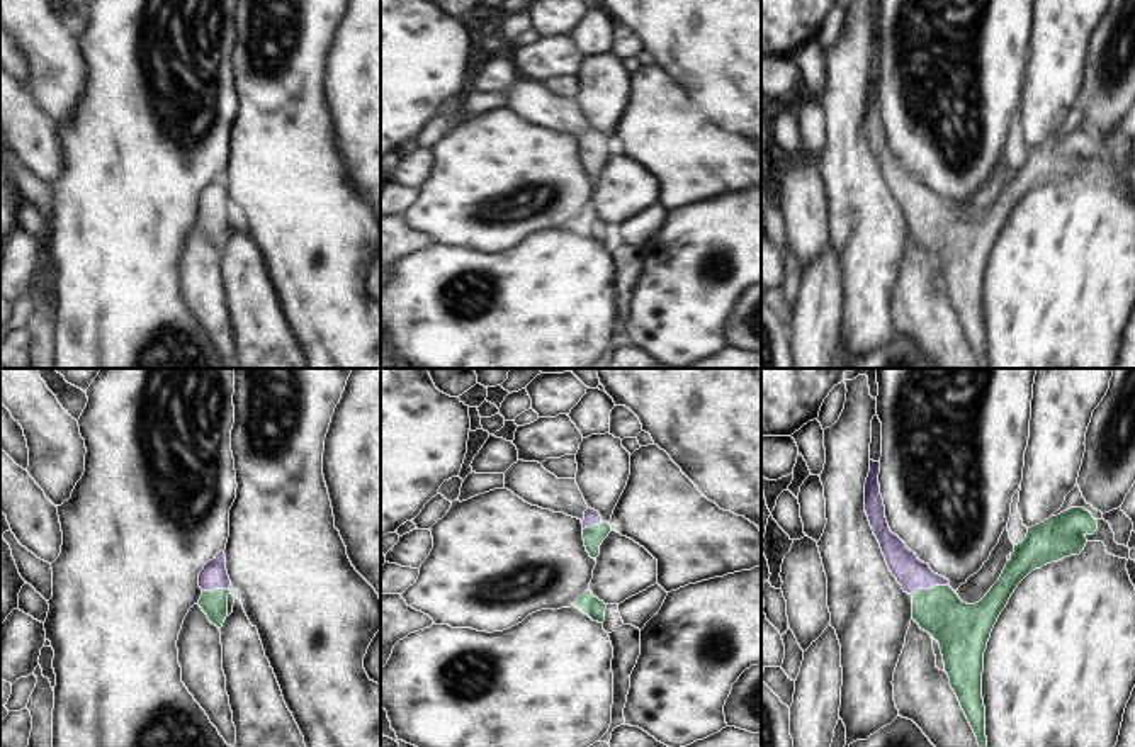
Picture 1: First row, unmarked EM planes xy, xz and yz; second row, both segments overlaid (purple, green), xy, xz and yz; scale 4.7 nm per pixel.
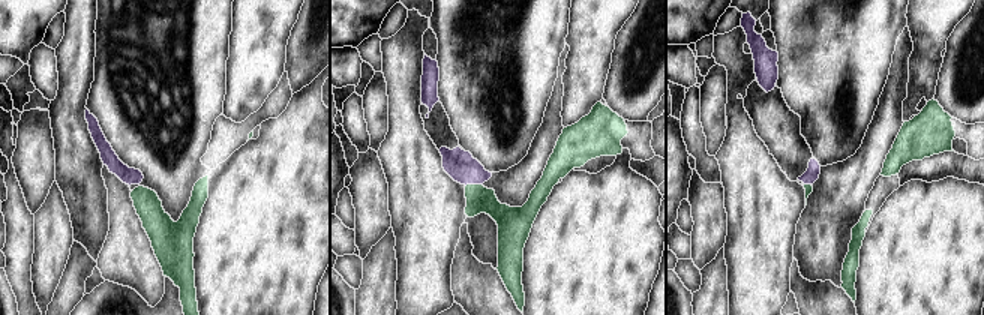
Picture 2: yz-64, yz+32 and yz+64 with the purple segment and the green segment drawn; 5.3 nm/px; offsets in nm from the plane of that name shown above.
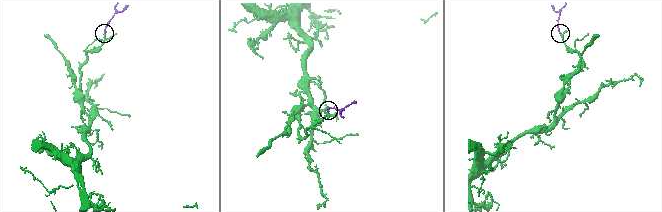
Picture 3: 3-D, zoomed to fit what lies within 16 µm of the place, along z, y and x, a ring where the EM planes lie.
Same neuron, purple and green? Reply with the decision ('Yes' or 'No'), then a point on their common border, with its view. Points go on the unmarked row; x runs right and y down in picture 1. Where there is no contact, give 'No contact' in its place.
Yes. Touches purple at yz (930, 207)

